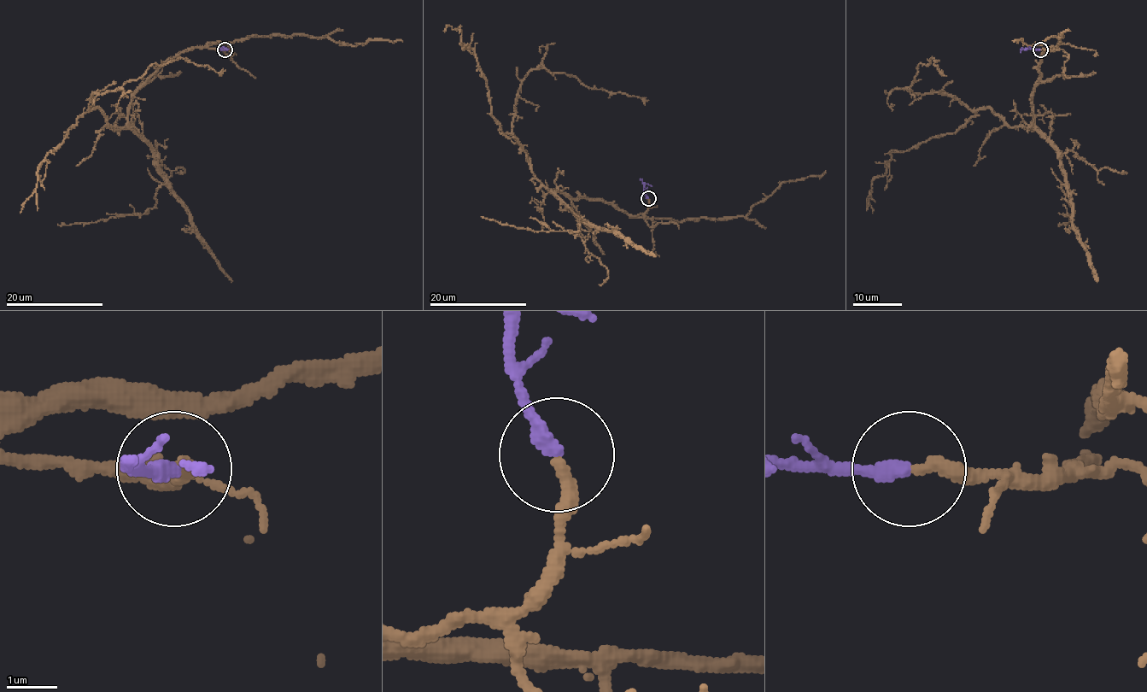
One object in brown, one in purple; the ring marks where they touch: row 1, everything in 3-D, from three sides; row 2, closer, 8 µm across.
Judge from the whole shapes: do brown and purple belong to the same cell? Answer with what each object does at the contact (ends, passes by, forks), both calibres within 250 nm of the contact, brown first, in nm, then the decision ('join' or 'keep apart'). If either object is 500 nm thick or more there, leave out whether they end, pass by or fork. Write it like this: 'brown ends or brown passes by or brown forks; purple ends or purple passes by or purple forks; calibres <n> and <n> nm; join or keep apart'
brown ends; purple ends; calibres 240 and 280 nm; join

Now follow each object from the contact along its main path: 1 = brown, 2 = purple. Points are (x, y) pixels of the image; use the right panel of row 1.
1: (1039, 49), (1056, 48), (1042, 54), (1029, 126), (909, 89), (932, 57), (946, 75)
2: (1039, 49), (1027, 49)

